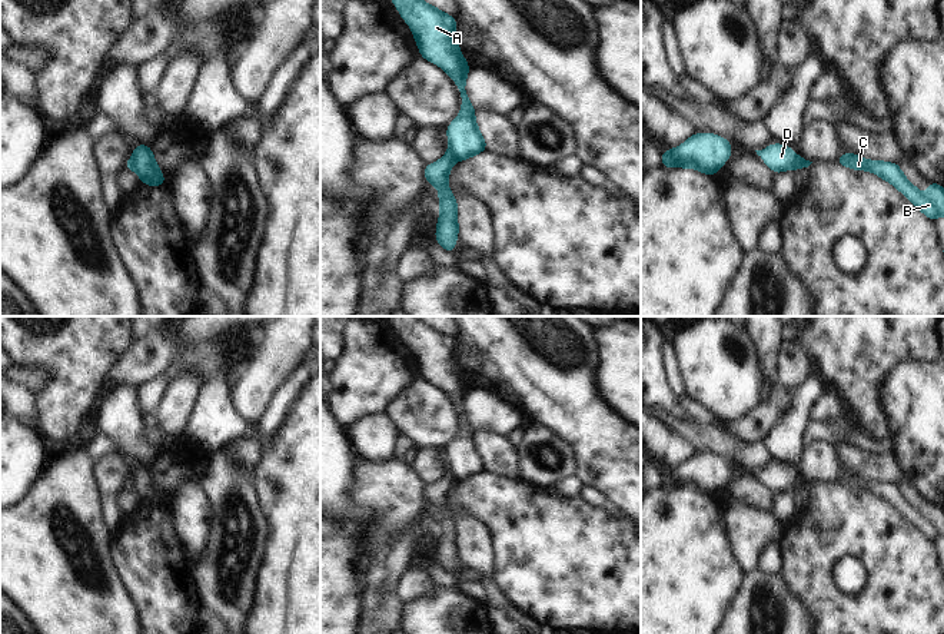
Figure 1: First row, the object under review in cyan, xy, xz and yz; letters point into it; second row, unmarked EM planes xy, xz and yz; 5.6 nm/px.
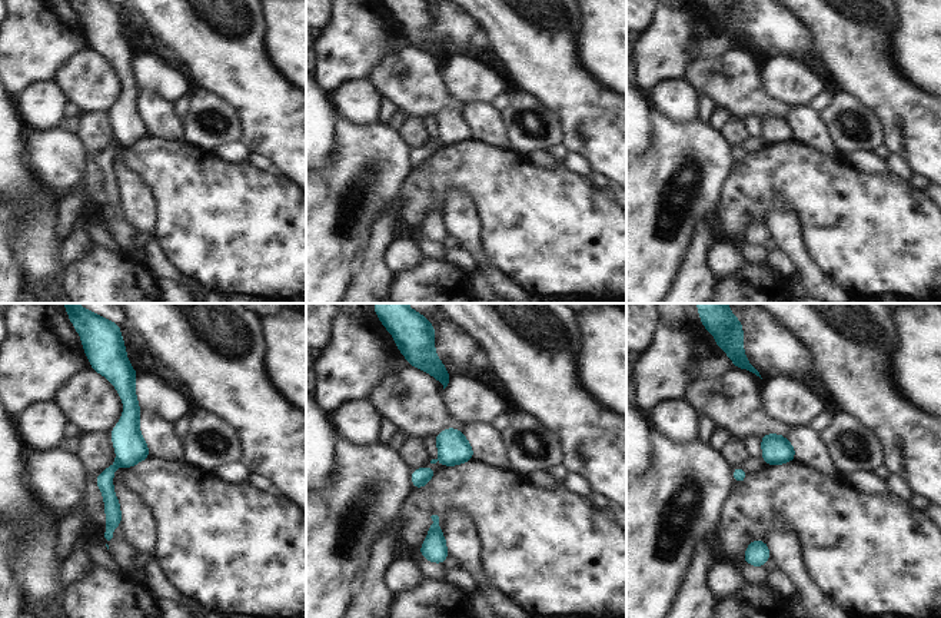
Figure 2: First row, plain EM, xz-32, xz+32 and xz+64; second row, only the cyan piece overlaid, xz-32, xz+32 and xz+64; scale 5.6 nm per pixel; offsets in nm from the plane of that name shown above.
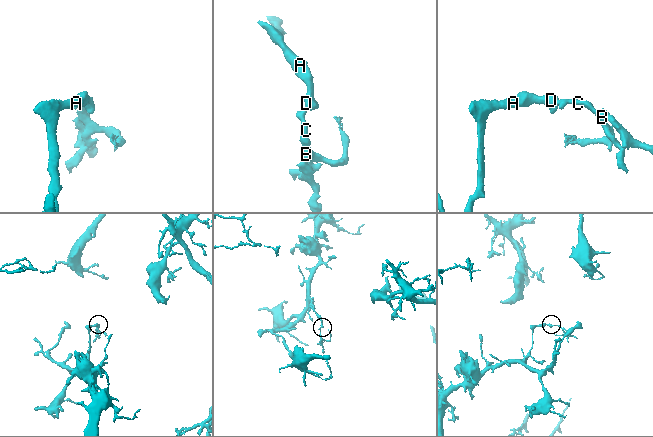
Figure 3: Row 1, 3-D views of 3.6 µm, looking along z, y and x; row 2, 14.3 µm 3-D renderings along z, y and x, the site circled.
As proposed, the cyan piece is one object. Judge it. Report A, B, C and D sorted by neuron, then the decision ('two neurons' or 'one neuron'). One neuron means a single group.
A D / B C; two neurons

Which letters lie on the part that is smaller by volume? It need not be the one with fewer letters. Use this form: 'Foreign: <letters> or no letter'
Foreign: B, C

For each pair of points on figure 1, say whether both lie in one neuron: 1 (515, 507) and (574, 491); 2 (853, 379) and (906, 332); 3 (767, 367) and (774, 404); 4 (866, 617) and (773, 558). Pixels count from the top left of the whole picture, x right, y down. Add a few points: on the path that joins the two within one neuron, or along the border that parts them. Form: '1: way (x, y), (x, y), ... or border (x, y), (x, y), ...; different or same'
1: border (558, 494), (564, 497), (581, 495); different
2: way (866, 367), (893, 339); same
3: border (778, 385), (773, 397), (760, 404); different
4: border (778, 540), (783, 570); different

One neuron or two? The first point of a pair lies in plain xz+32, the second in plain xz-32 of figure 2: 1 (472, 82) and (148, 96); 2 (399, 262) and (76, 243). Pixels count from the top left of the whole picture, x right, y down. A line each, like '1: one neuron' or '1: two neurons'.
1: two neurons
2: one neuron

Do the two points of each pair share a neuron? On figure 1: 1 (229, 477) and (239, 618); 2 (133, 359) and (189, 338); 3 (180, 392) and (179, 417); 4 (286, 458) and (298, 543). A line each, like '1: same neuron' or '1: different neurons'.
1: same neuron
2: same neuron
3: same neuron
4: same neuron

